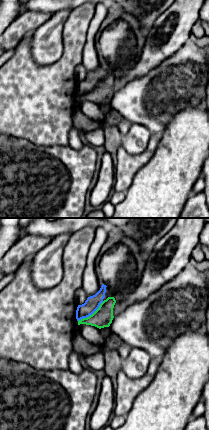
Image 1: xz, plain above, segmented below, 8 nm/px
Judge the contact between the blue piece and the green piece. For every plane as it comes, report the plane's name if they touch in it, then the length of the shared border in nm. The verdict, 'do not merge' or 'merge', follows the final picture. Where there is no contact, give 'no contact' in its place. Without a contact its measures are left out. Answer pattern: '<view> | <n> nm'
xz | 260 nm

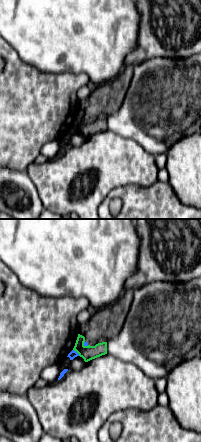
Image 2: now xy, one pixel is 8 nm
xy | 80 nm

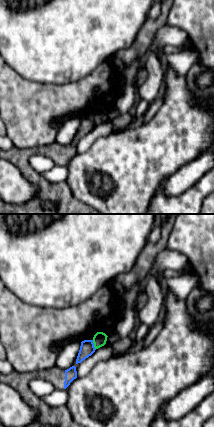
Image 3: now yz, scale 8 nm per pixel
yz | 80 nm

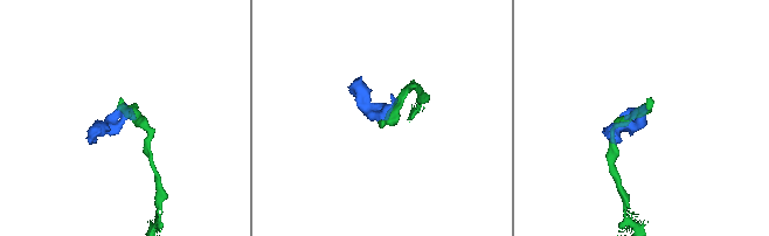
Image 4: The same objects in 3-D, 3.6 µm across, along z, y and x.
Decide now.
do not merge

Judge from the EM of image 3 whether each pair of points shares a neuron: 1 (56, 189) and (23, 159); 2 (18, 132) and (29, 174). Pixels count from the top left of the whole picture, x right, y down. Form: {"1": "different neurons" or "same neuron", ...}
{"1": "same neuron", "2": "different neurons"}

